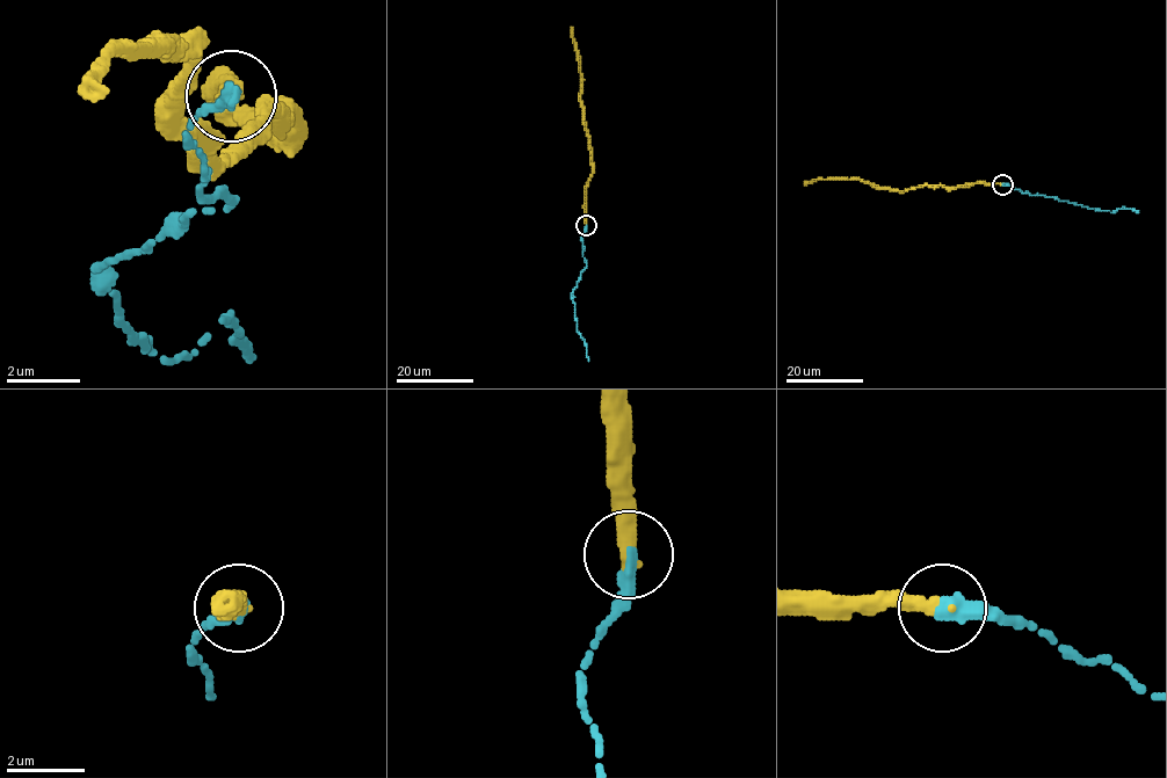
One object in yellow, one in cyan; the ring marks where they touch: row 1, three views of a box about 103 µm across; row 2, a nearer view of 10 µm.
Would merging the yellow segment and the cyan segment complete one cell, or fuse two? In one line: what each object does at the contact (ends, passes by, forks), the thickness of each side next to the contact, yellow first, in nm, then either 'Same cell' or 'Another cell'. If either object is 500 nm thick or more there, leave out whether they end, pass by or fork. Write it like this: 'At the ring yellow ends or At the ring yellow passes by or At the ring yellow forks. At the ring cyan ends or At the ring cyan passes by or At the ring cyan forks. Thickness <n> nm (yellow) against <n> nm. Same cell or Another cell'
At the ring yellow ends. At the ring cyan ends. Thickness 440 nm (yellow) against 400 nm. Another cell

